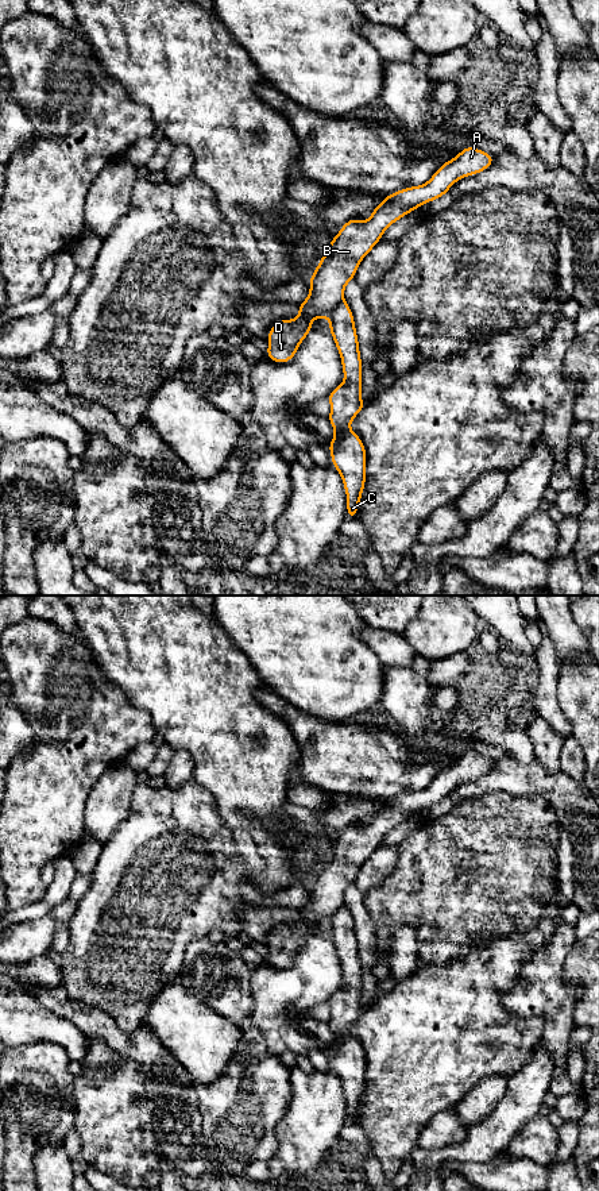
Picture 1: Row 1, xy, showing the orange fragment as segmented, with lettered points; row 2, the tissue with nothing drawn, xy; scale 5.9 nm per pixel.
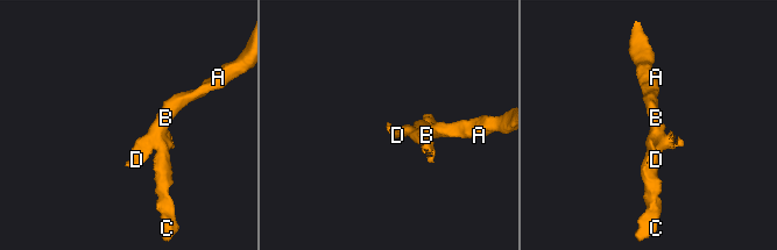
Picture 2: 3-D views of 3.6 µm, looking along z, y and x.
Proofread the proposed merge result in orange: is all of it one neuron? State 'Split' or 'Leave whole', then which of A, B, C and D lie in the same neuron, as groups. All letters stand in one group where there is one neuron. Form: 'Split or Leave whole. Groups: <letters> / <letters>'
Split. Groups: A B D / C

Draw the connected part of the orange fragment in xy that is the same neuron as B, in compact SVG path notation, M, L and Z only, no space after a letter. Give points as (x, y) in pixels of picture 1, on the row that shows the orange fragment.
M478 147L461 149L456 158L443 163L424 185L387 194L364 223L349 219L332 239L310 275L309 297L297 304L300 315L291 321L282 319L270 328L268 350L264 356L275 363L291 361L302 340L314 328L310 321L328 316L344 301L345 285L355 278L360 262L380 240L389 226L422 204L440 198L456 181L488 169L495 159Z

